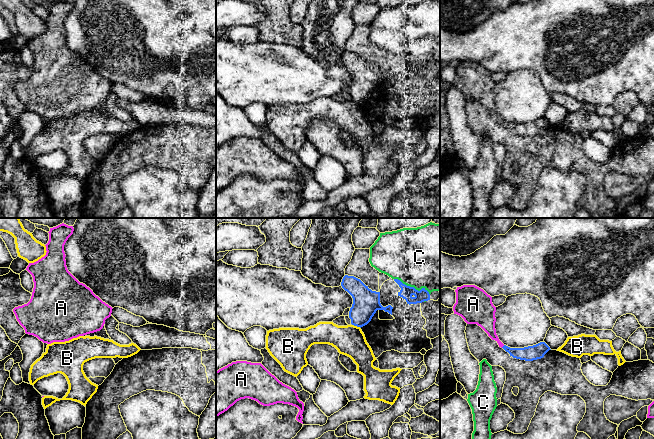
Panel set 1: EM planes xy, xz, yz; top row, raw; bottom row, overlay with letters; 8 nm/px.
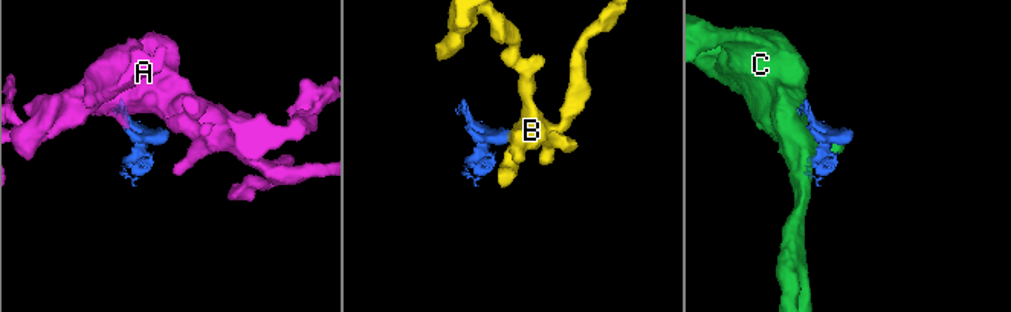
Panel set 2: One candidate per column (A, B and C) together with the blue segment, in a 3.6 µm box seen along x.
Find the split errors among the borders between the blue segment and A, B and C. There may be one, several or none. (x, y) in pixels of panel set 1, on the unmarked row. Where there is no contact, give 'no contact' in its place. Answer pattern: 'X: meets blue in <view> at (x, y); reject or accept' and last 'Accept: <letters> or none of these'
A: meets blue in yz at (503, 122); accept
B: meets blue in xz at (356, 101); reject
C: meets blue in xz at (412, 63); reject
Accept: A

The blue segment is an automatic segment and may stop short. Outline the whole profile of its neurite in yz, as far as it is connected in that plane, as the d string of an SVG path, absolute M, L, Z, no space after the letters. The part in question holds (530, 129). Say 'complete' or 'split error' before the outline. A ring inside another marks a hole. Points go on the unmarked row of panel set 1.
split error; M475 61L457 63L455 68L454 90L461 92L467 100L480 102L492 116L498 119L499 123L503 124L513 134L533 137L543 134L551 126L545 118L524 124L510 124L504 121L496 110L496 83L492 79L492 73Z

